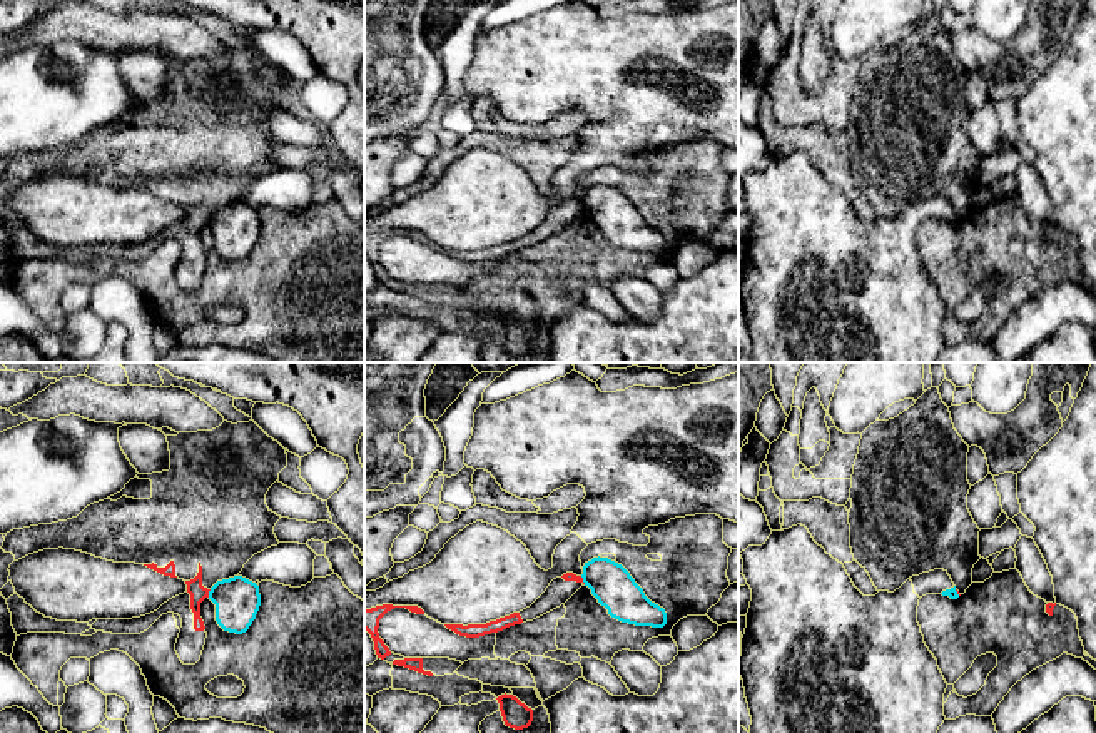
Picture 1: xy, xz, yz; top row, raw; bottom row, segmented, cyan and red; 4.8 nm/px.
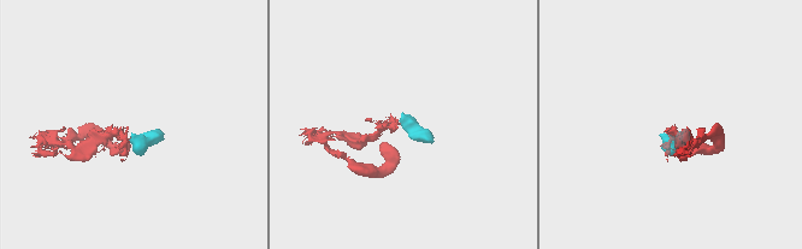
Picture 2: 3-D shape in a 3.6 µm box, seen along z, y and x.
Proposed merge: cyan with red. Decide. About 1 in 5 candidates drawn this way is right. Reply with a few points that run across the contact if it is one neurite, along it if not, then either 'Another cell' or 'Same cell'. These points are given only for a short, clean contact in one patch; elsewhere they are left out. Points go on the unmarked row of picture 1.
Line: xy (211, 216), (208, 222). Another cell

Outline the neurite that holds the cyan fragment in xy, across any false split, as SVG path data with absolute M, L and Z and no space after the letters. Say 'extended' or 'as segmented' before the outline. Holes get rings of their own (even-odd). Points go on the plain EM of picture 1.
as segmented; M242 202L217 207L209 225L216 230L216 247L229 259L249 255L261 232L259 212Z

